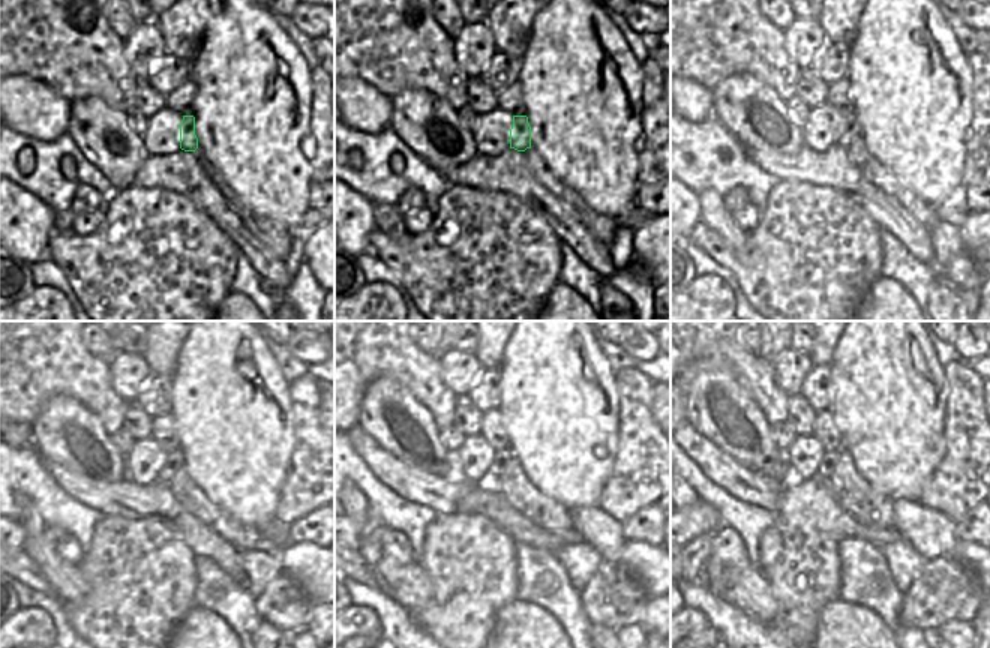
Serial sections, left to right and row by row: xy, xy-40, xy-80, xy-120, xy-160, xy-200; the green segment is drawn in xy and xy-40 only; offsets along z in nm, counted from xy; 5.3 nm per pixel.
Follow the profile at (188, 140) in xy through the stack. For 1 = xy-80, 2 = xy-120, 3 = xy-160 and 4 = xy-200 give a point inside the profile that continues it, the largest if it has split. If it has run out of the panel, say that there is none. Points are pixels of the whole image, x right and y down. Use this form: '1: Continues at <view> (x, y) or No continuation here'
1: Continues at xy-80 (851, 128)
2: Continues at xy-120 (176, 459)
3: Continues at xy-160 (497, 465)
4: Continues at xy-200 (828, 461).

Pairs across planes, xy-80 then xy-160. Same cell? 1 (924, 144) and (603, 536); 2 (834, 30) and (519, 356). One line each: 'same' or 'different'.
1: different
2: different

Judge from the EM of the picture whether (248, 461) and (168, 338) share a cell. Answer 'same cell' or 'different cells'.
different cells

